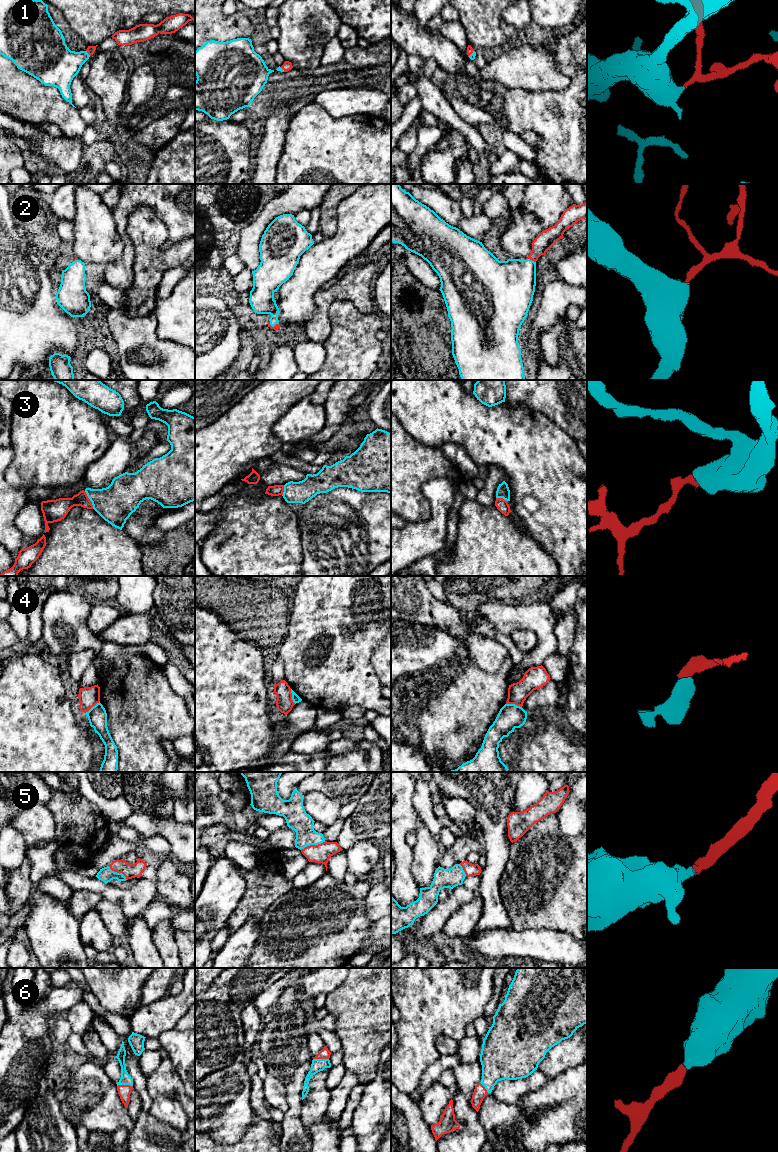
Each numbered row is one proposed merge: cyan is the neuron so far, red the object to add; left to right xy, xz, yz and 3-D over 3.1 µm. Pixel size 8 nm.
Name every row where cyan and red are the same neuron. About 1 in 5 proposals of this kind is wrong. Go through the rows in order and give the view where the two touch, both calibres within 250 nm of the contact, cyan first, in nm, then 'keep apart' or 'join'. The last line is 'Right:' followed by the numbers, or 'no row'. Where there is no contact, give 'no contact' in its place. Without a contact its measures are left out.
1: xy | 300/70 nm | join
2: yz | 380/150 nm | join
3: xy | 300/150 nm | keep apart
4: yz | 200/160 nm | keep apart
5: xz | 180/160 nm | join
6: xy | 90/110 nm | join
Right: 1, 2, 5, 6

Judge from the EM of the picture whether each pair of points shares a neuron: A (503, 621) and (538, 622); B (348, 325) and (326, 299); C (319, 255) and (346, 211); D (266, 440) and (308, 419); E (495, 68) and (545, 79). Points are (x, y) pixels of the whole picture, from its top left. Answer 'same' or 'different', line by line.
A: same
B: different
C: same
D: different
E: same

